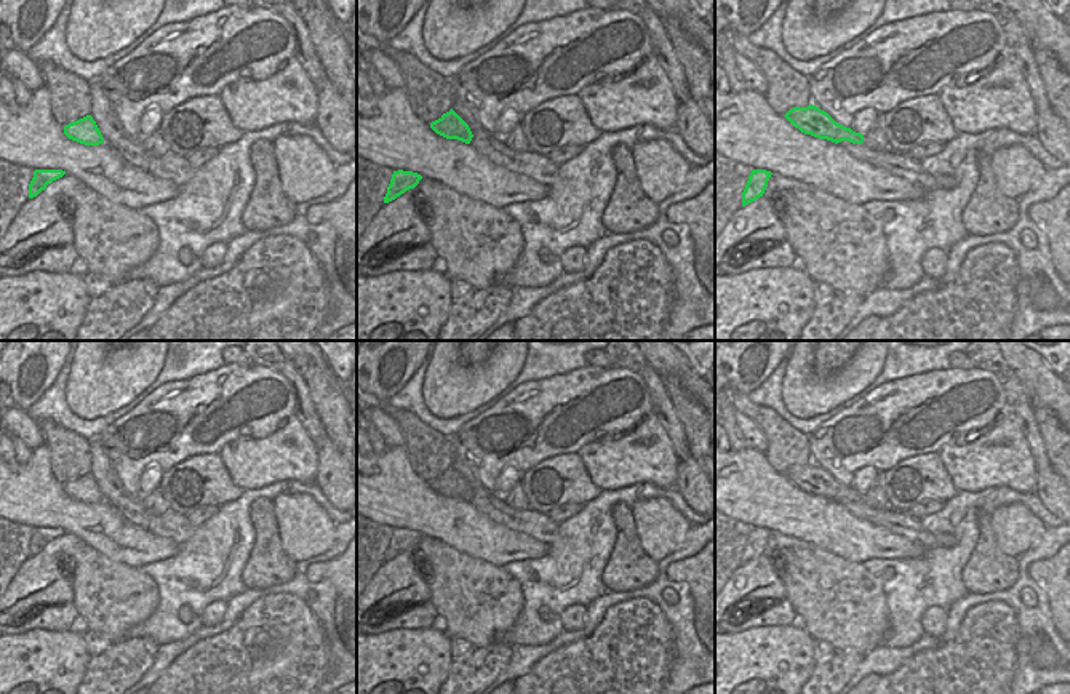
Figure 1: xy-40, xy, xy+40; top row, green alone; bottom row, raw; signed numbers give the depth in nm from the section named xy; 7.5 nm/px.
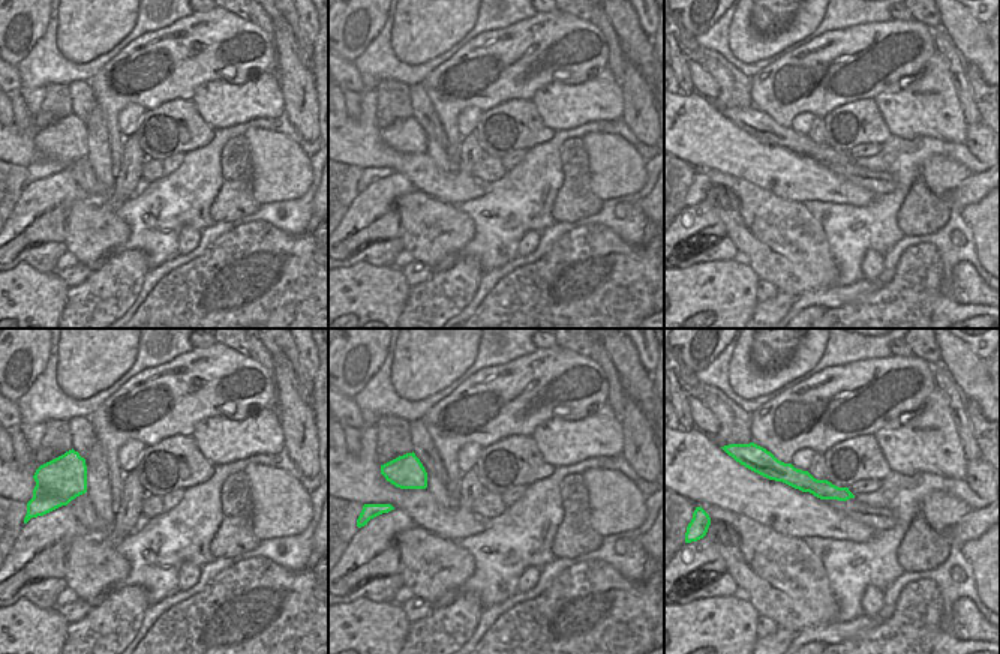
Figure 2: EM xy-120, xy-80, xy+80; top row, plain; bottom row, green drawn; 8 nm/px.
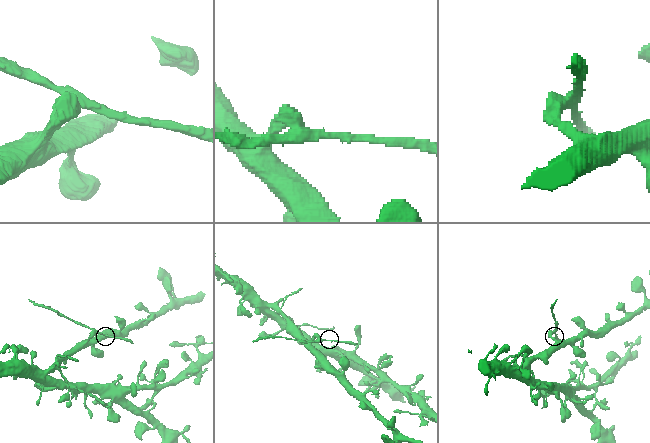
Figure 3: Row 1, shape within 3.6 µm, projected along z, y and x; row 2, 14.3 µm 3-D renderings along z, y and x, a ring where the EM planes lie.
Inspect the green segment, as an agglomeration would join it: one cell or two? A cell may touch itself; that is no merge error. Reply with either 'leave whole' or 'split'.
split

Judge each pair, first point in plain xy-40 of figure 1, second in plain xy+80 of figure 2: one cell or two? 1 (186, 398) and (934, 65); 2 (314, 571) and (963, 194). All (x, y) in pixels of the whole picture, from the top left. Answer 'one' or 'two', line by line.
1: two
2: two

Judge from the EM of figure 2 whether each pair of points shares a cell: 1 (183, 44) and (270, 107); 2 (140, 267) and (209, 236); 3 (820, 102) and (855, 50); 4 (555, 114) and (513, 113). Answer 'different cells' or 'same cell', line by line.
1: different cells
2: different cells
3: same cell
4: different cells

